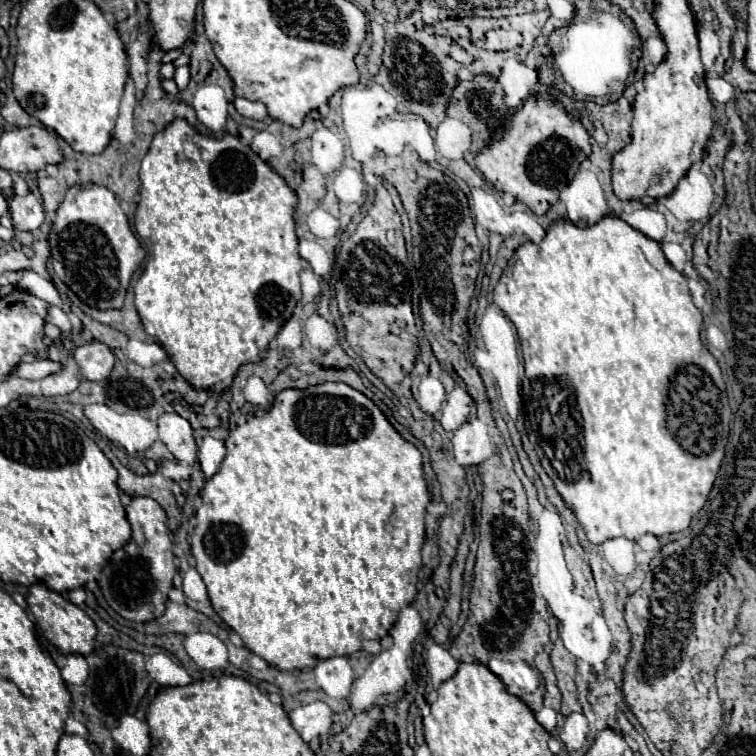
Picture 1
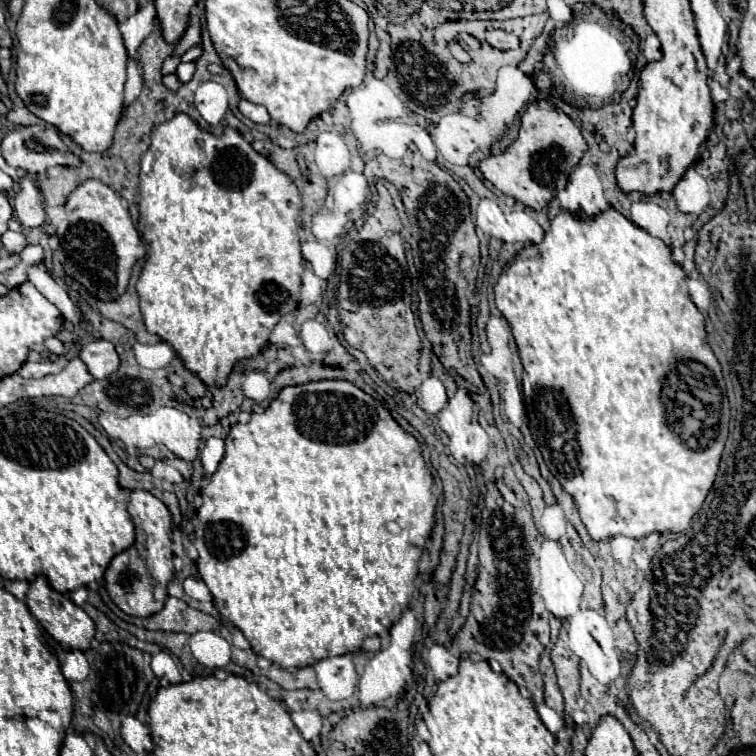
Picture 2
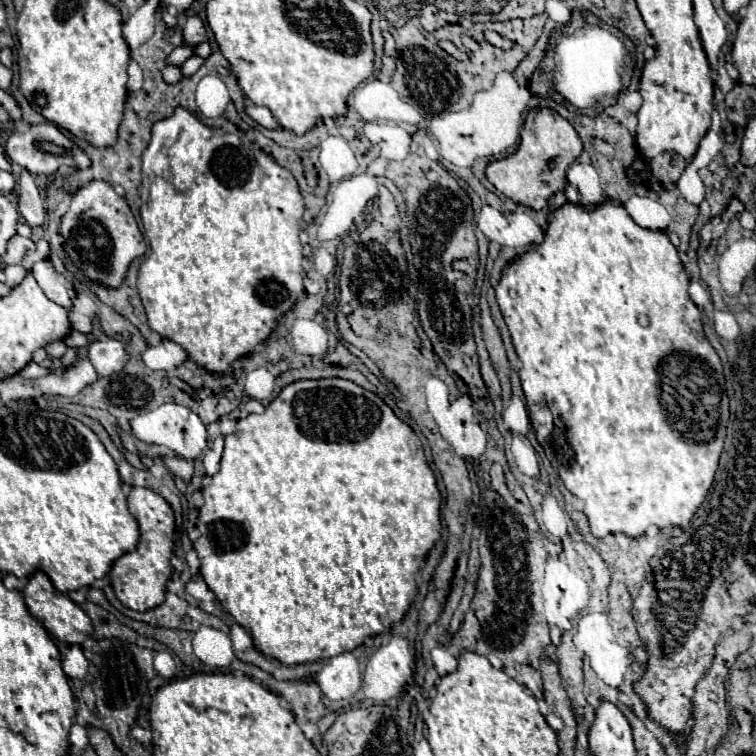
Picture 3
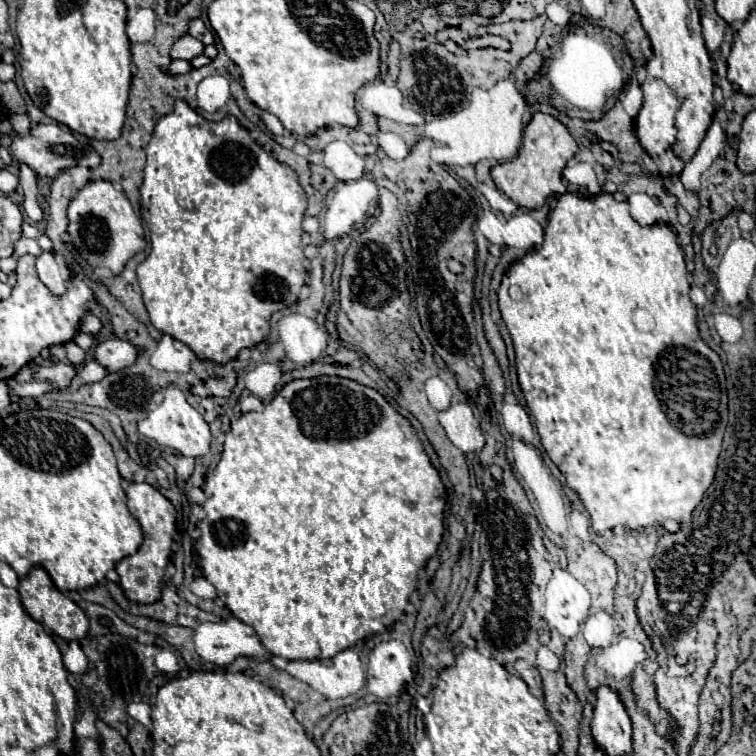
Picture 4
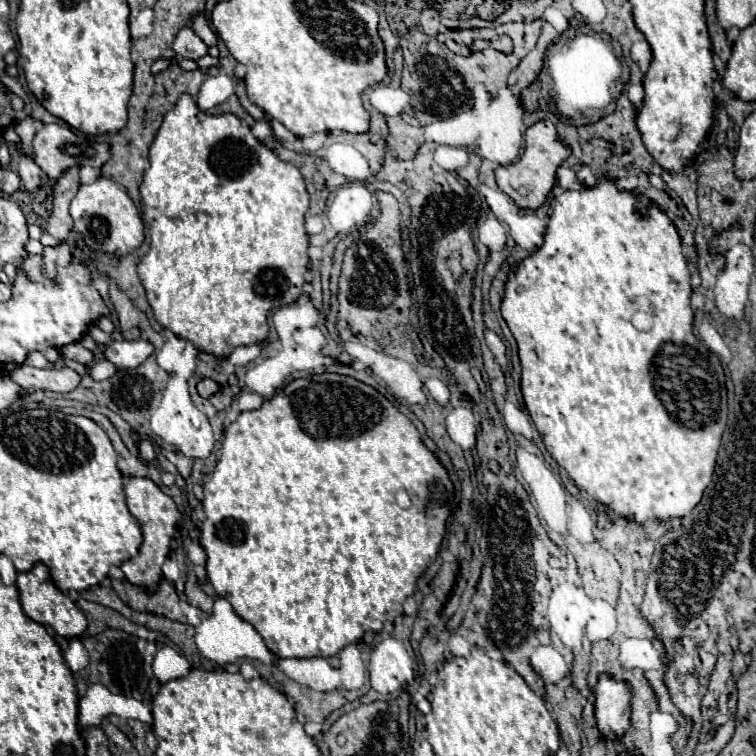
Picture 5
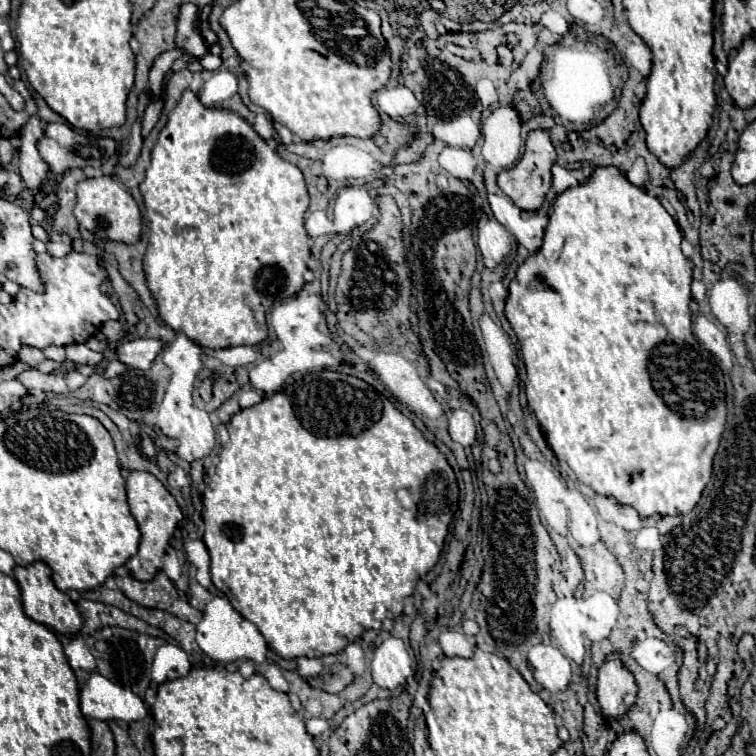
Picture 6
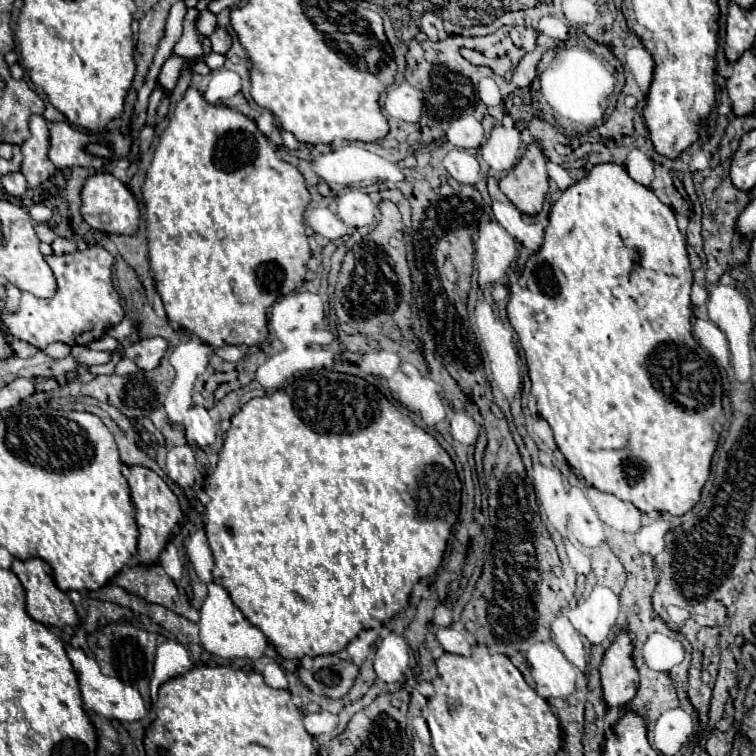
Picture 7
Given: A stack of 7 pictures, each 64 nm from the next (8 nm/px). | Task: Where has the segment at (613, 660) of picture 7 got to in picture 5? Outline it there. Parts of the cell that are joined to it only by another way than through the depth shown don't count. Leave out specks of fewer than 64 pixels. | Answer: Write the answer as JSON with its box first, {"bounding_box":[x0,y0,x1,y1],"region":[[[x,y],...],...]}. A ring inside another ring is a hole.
{"bounding_box":[594,676,630,742],"region":[[[600,676],[594,688],[596,728],[604,740],[620,742],[630,728],[630,690],[624,682]]]}

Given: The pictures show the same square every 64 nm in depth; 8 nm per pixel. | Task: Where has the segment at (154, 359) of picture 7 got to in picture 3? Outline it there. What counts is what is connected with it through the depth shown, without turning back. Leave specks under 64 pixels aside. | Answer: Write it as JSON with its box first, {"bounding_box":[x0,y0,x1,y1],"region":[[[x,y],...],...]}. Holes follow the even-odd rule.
{"bounding_box":[88,340,128,376],"region":[[[104,340],[104,342],[92,342],[88,346],[88,360],[96,368],[98,376],[110,376],[114,372],[120,372],[126,364],[128,356],[124,350],[124,344],[118,340]]]}

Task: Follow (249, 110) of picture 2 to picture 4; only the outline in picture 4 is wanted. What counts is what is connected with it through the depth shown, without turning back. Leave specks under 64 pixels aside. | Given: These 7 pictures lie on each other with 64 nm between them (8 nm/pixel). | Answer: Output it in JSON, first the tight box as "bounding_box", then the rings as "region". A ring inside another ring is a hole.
{"bounding_box":[258,110,286,134],"region":[[[258,110],[258,116],[260,116],[260,120],[266,124],[266,128],[268,128],[272,134],[284,134],[284,132],[286,132],[284,126],[280,124],[280,120],[278,120],[274,114],[270,114],[270,112],[266,112],[266,110]]]}

